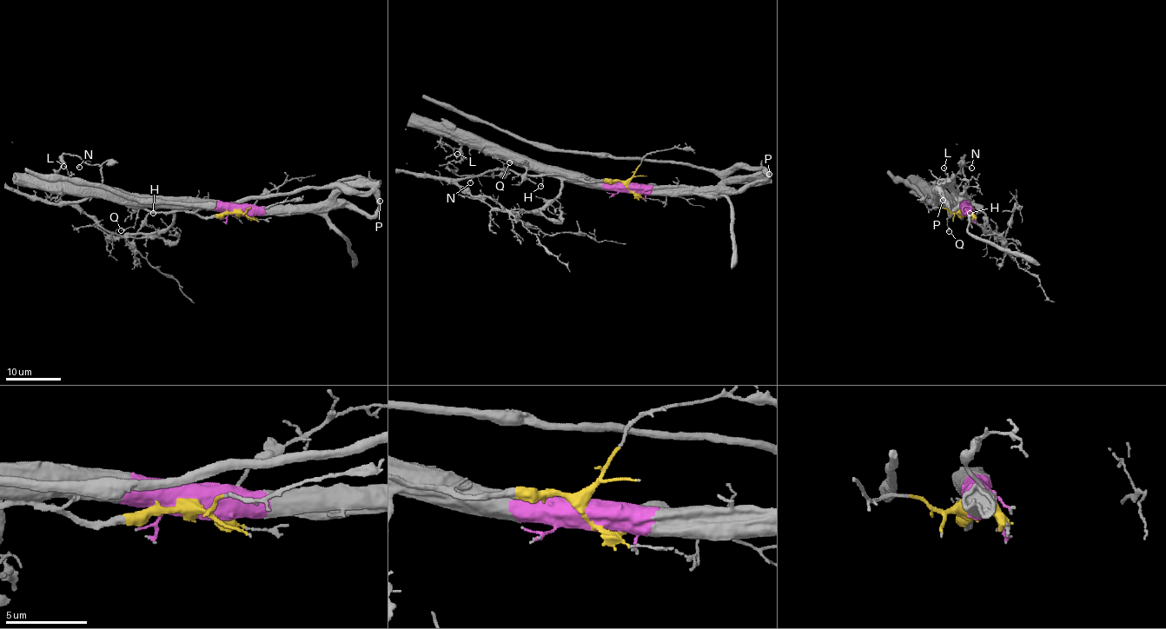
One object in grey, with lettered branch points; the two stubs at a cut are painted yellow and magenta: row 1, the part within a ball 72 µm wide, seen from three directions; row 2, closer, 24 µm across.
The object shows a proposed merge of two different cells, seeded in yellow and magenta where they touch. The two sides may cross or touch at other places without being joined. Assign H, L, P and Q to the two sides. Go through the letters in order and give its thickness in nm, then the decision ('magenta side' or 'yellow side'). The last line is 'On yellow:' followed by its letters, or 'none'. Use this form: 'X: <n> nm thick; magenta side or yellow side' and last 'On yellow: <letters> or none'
H: 130 nm thick; yellow side
L: 140 nm thick; magenta side
P: 480 nm thick; magenta side
Q: 140 nm thick; magenta side
On yellow: H

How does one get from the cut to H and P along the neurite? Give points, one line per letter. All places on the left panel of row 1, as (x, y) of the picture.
H: (240, 213), (213, 214), (210, 217), (183, 211), (152, 213)
P: (240, 211), (308, 211), (356, 207), (372, 215), (380, 201)

